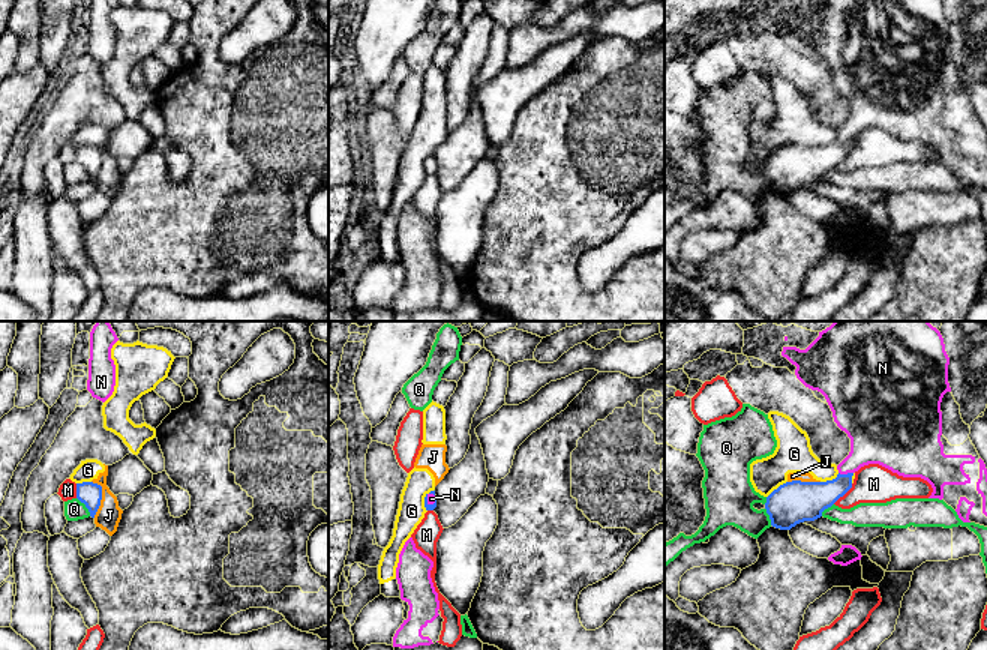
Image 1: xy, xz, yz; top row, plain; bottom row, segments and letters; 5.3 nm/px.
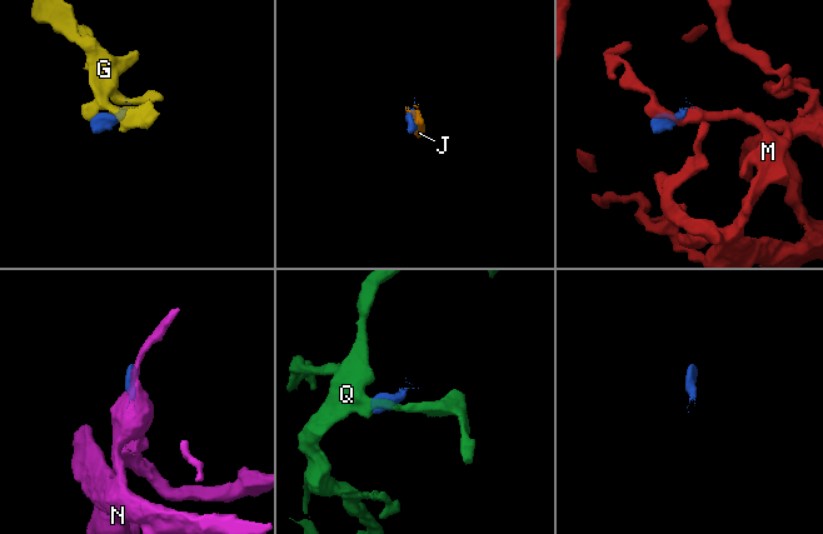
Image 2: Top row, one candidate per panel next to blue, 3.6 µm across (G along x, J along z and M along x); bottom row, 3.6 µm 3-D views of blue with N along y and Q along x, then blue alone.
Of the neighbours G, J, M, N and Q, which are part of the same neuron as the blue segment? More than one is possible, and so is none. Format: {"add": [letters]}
{"add": ["N"]}

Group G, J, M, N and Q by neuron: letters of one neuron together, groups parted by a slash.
G J / M / N / Q

